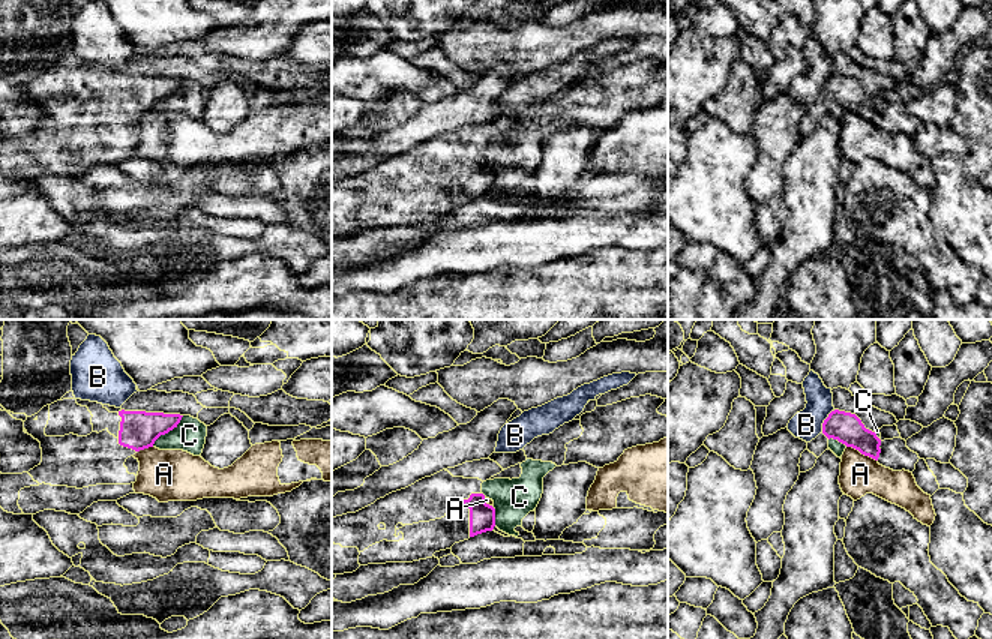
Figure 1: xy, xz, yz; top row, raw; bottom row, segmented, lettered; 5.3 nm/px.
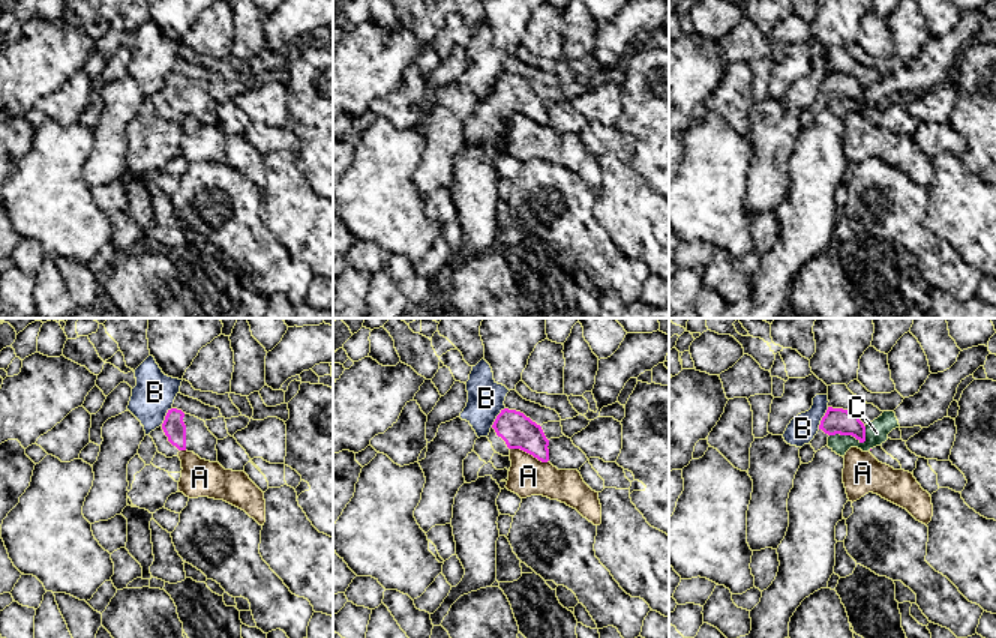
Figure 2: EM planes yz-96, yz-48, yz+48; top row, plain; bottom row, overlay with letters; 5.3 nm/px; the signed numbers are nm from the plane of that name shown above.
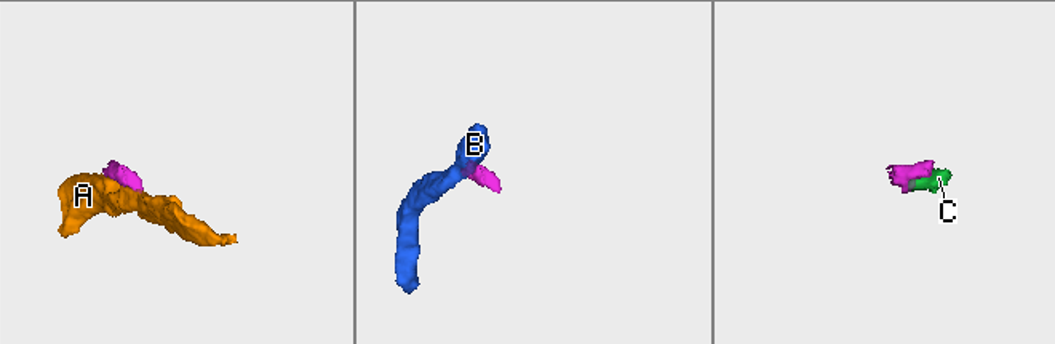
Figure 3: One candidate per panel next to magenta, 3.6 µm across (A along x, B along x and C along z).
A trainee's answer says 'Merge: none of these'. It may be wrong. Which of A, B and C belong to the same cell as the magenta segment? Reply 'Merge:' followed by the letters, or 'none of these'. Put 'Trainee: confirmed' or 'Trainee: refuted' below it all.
Merge: none of these
Trainee: confirmed

